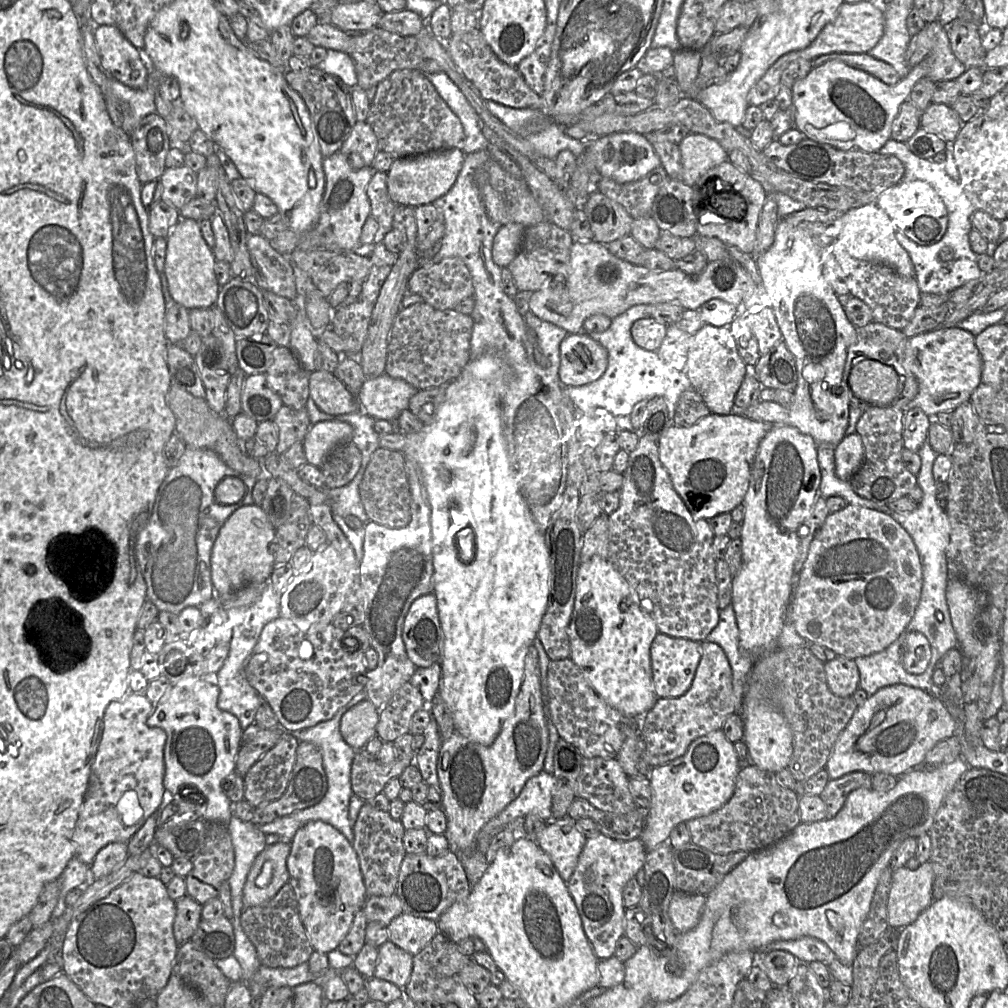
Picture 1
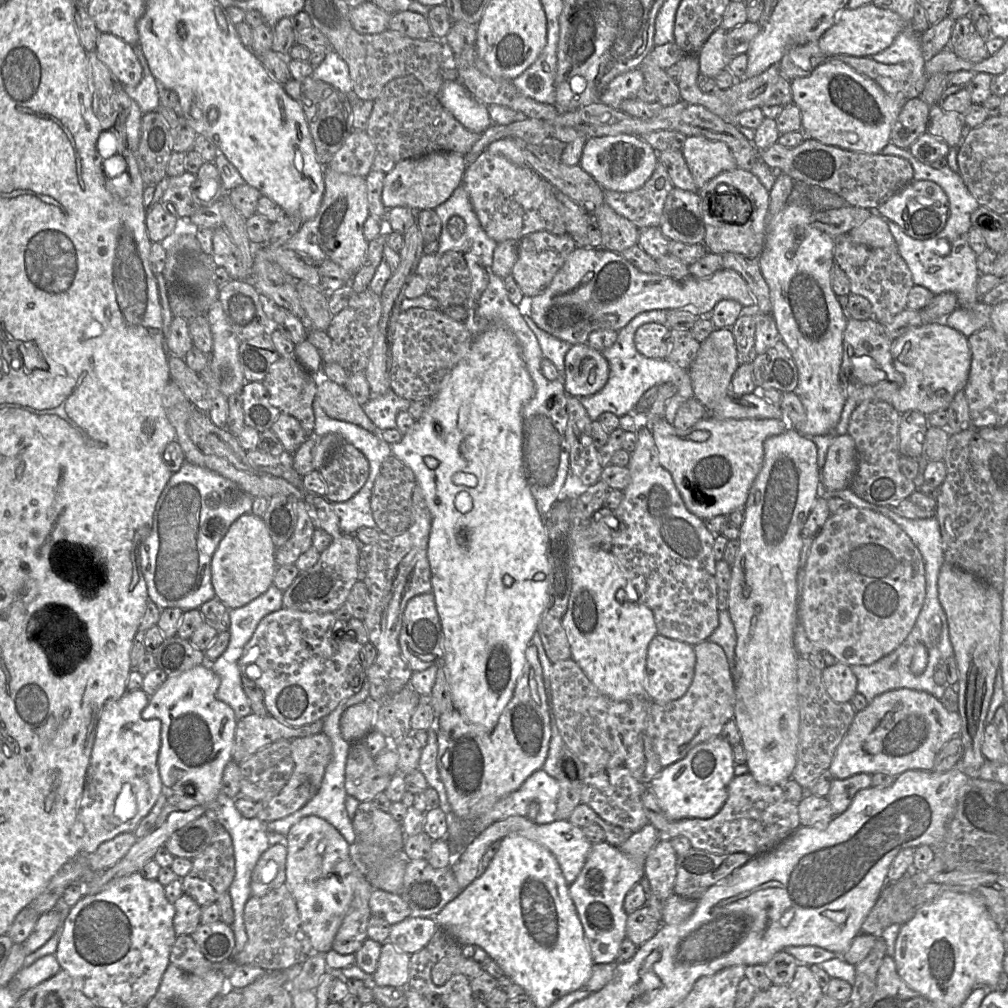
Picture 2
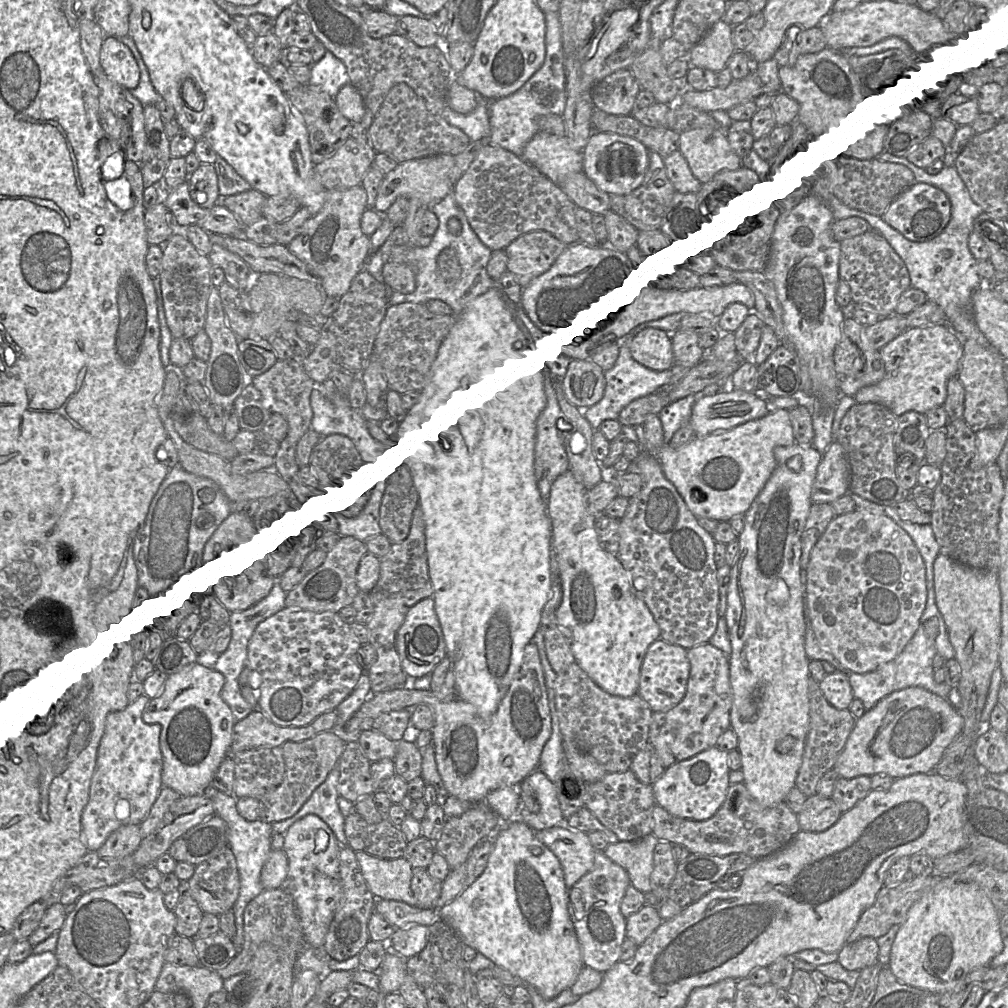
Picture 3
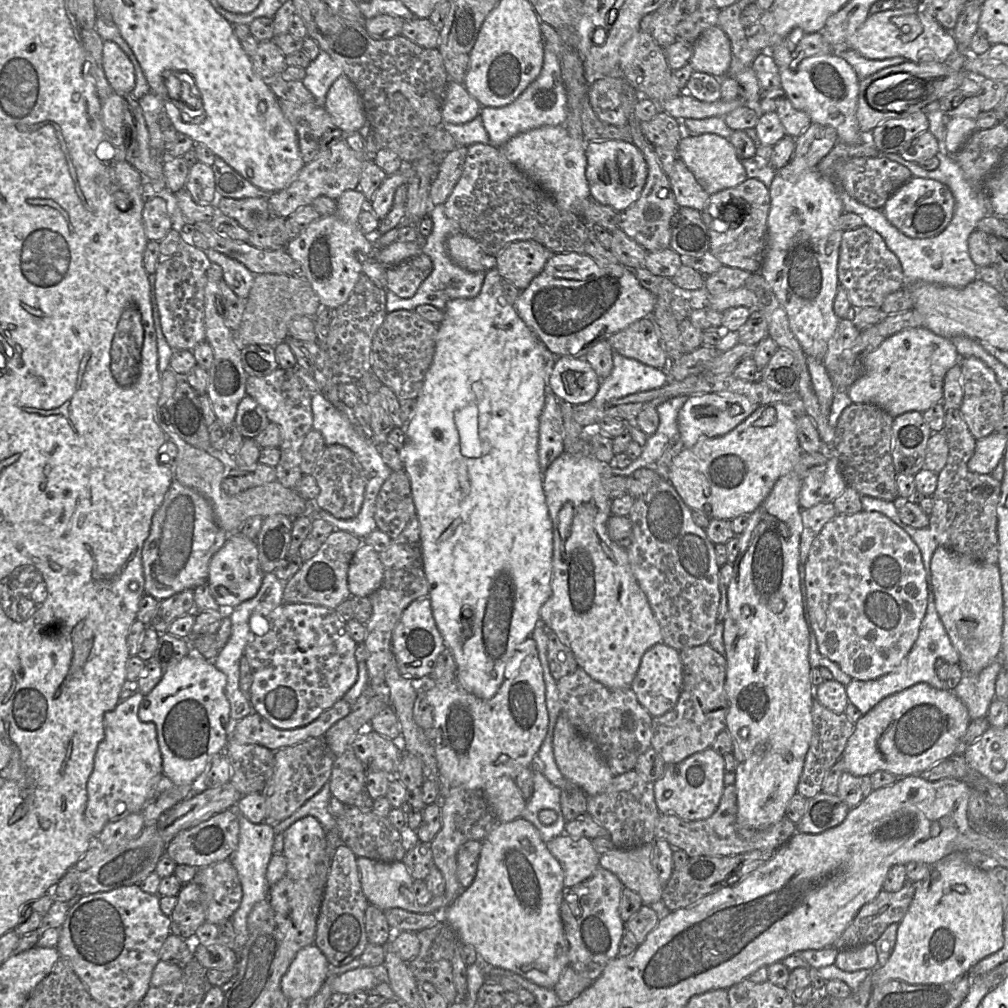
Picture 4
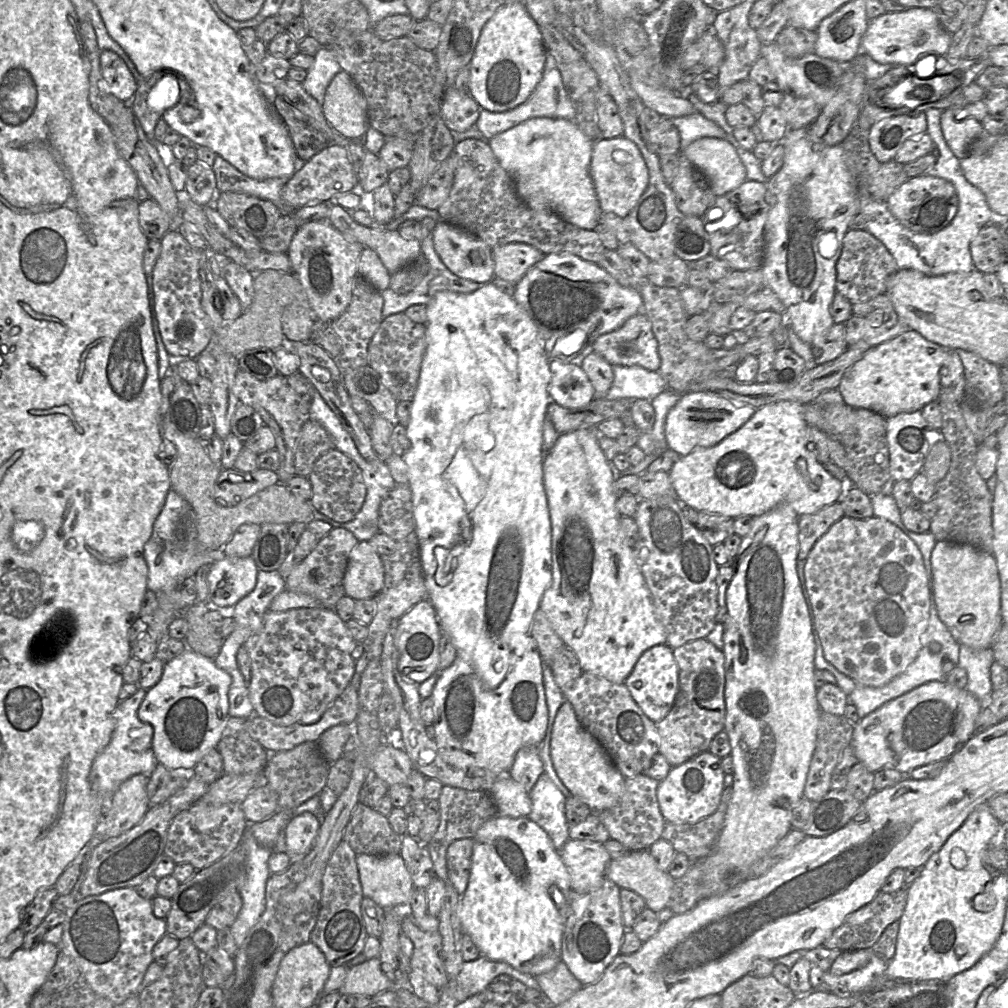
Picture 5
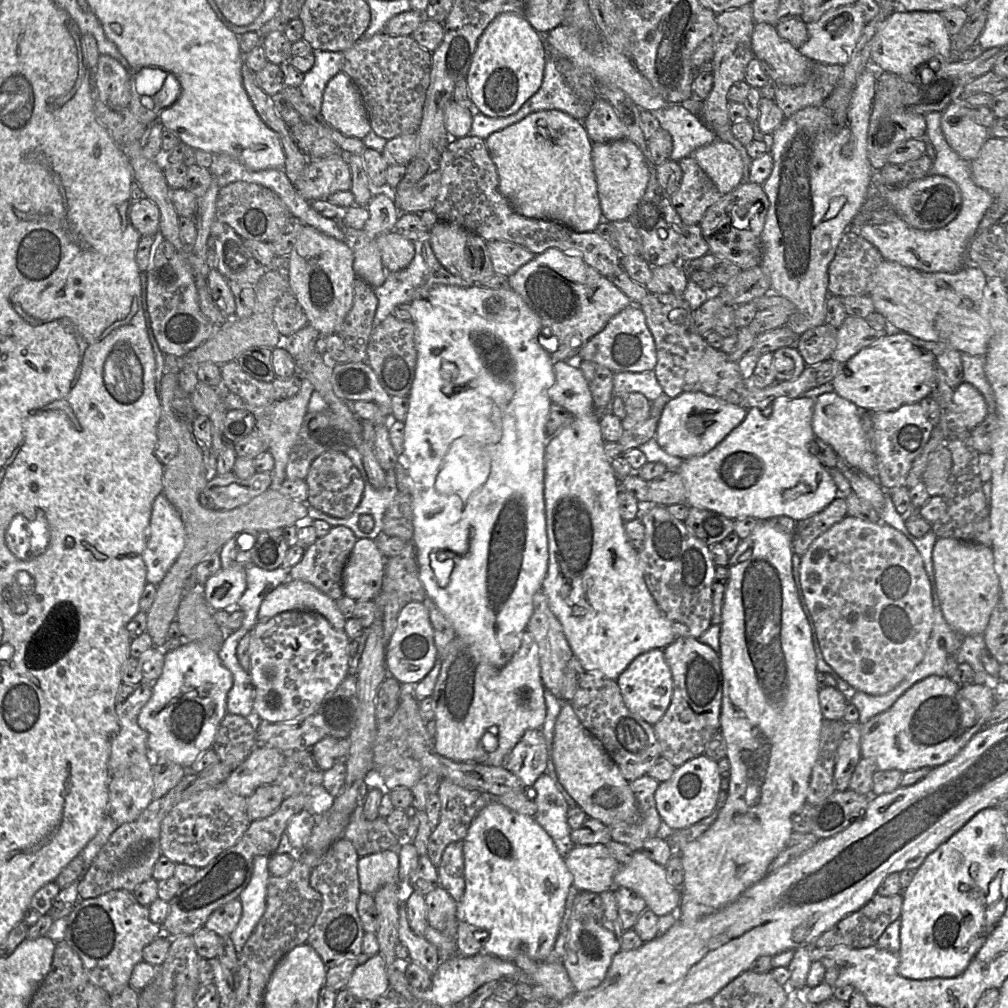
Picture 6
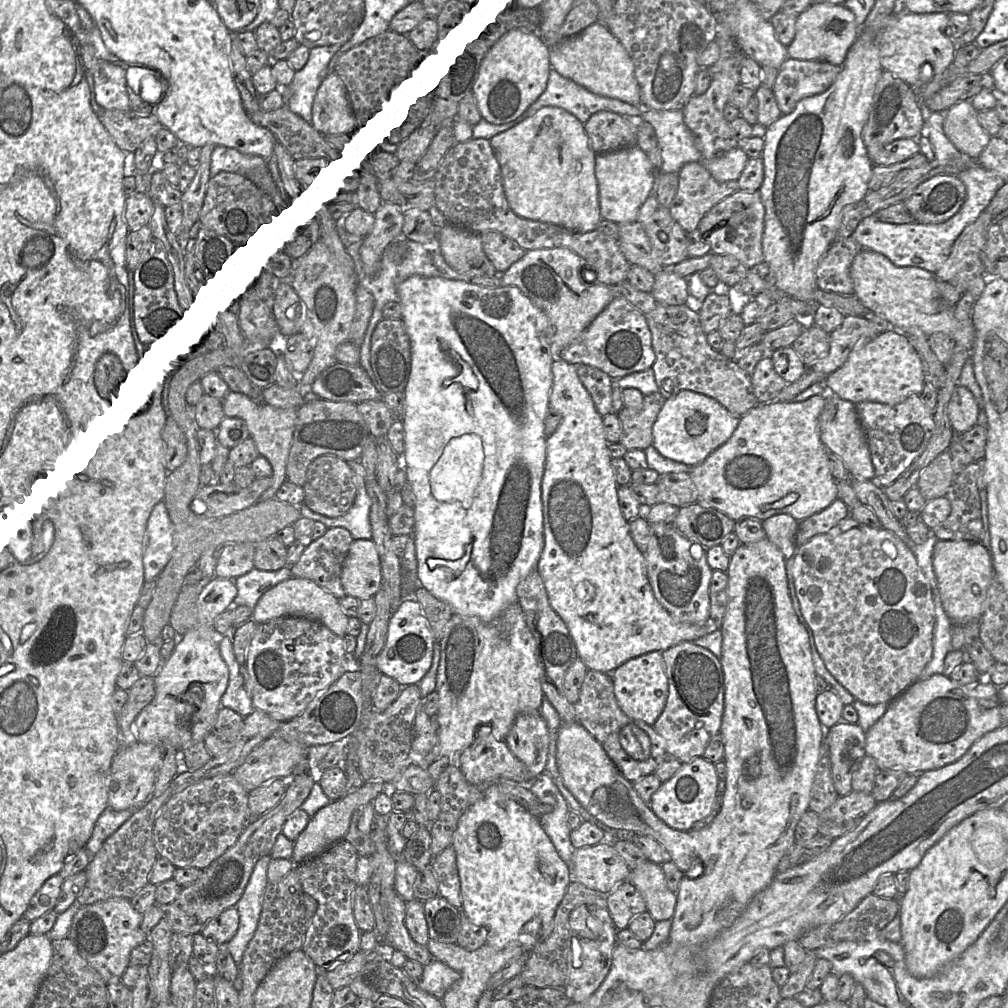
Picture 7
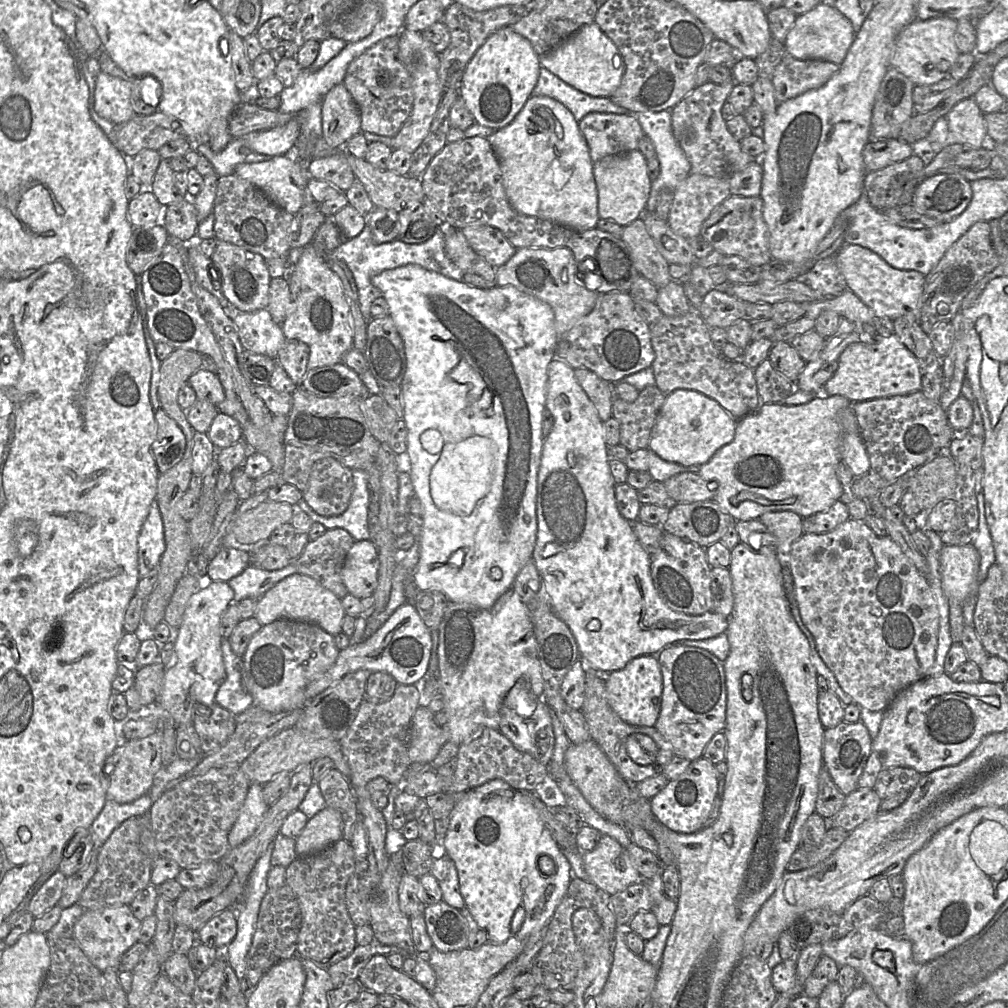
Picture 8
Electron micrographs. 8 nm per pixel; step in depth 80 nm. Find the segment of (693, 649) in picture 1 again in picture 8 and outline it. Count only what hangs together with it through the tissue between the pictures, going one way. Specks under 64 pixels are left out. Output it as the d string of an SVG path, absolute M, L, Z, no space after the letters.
M656 655L632 659L623 669L606 675L606 697L613 711L627 724L653 727L661 710L663 681Z

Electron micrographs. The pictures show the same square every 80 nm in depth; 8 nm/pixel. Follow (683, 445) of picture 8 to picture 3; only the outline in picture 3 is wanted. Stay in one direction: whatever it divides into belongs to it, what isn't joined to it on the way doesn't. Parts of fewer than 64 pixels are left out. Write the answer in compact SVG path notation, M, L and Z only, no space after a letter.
M723 388L714 394L698 395L692 407L690 421L695 437L730 429L745 421L760 418L771 409L758 394Z

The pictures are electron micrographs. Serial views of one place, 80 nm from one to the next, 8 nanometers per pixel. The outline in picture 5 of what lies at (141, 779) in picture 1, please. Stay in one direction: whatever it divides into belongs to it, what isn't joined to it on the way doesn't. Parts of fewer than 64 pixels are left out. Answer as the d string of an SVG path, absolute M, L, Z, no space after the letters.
M139 687L130 698L119 702L113 713L115 729L111 740L92 764L89 781L93 791L102 800L111 800L119 786L136 774L149 777L158 764L152 748L154 729L150 724L144 723L138 718L138 709L146 692L147 690Z

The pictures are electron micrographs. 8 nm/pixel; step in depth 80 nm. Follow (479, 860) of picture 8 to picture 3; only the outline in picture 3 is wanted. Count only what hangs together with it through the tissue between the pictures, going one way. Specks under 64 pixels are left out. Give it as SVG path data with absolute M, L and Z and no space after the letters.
M515 819L504 822L509 822L509 825L497 836L494 849L489 856L483 873L454 901L437 910L438 919L448 924L465 946L473 948L477 953L481 953L491 960L496 966L509 971L512 975L533 986L544 999L553 999L562 991L573 986L584 966L573 922L568 912L569 895L568 888L565 885L563 869L555 855L536 838L535 831L529 825Z

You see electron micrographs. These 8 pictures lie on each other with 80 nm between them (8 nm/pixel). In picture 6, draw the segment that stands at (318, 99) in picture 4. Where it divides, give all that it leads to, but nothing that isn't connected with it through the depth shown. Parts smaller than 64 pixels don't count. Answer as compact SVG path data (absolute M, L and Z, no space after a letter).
M314 51L315 63L299 86L310 106L321 113L323 94L328 82L342 71L343 52Z

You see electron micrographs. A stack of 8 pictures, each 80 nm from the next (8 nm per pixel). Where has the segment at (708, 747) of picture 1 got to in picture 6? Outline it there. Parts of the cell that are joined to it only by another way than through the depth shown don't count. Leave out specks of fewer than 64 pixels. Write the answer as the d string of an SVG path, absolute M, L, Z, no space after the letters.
M705 754L677 767L669 780L659 783L654 798L656 809L665 828L681 830L708 817L714 810L720 792L721 776L716 761Z

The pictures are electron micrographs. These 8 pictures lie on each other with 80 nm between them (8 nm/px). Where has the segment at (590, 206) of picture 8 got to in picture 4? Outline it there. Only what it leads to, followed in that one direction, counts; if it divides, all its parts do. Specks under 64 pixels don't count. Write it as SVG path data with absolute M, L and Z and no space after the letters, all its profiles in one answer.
M558 125L542 126L520 133L498 148L512 164L548 193L561 209L591 224L587 219L591 191L586 176L586 145L584 138L573 137L564 125Z

